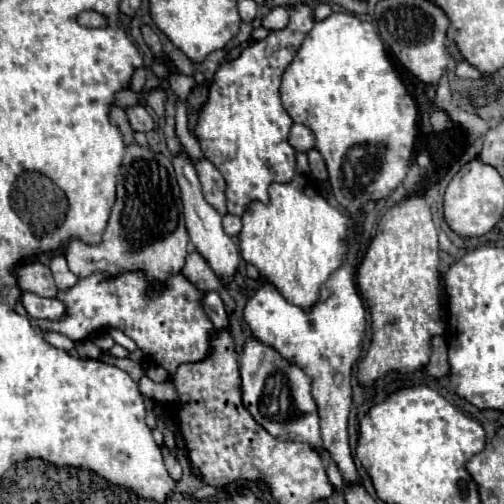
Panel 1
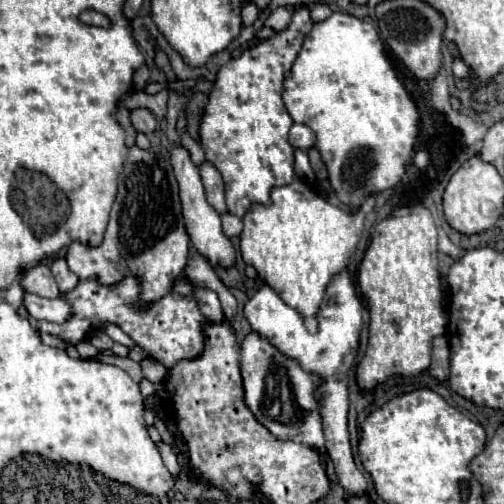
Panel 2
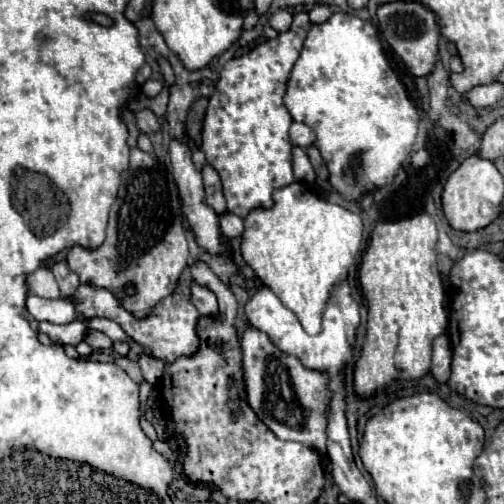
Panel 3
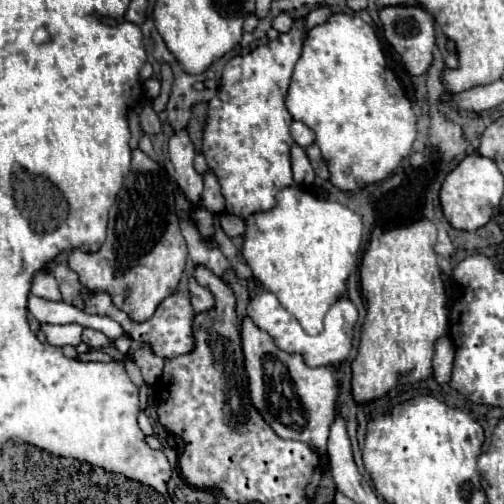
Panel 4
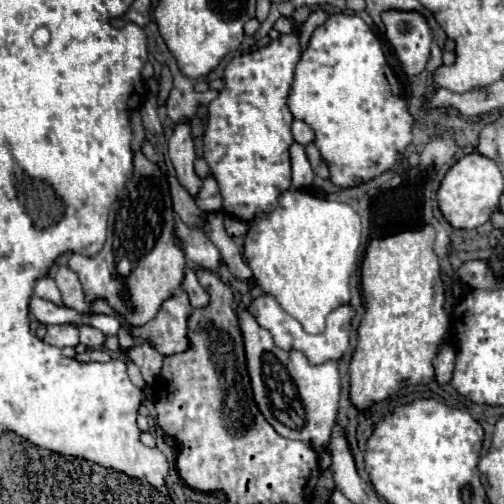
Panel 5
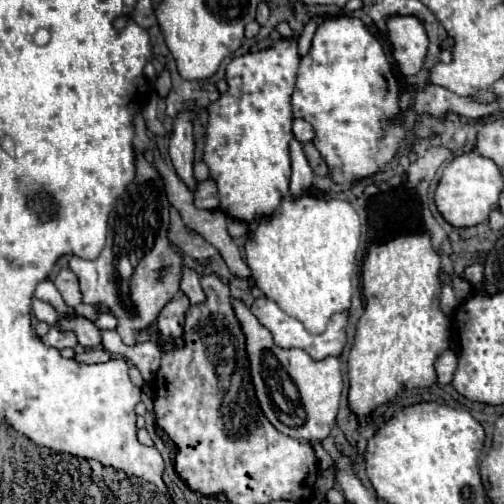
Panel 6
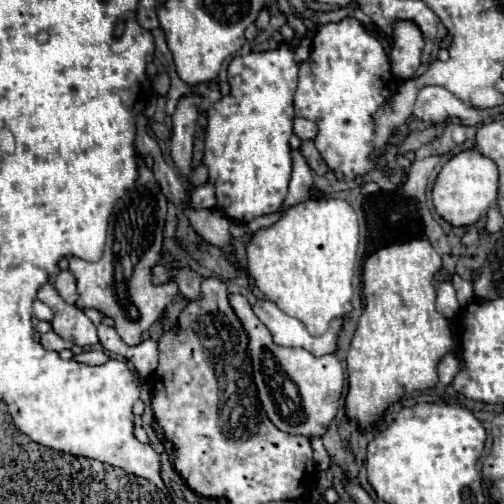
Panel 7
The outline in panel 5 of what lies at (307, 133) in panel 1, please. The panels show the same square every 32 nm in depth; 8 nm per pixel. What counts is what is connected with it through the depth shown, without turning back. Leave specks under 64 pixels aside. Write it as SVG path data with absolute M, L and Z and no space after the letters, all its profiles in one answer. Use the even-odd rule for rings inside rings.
M294 120L294 122L292 122L292 136L294 136L294 140L296 140L298 144L302 144L302 146L314 142L314 132L312 132L312 128L310 128L306 122L302 122L302 120Z

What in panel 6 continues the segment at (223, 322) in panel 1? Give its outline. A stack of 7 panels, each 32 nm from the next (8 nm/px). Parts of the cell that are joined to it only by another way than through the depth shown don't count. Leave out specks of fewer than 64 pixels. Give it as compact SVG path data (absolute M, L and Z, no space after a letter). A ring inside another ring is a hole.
M184 268L182 270L180 288L190 298L190 304L202 304L206 300L206 294L204 294L202 286L198 284L198 274L192 268Z

